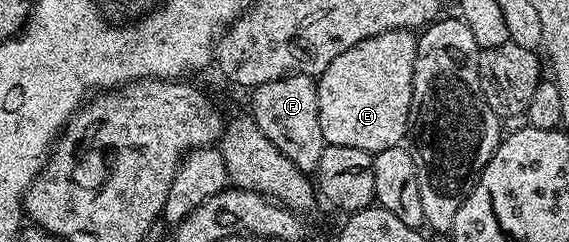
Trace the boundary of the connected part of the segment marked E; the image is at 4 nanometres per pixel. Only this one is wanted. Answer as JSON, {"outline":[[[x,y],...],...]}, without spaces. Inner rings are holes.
{"outline":[[[406,28],[386,30],[382,34],[374,34],[374,38],[366,38],[350,46],[350,50],[338,54],[338,58],[326,66],[316,86],[318,118],[325,144],[350,146],[354,150],[366,150],[375,154],[397,147],[403,141],[400,139],[409,135],[417,39],[417,33]]]}

